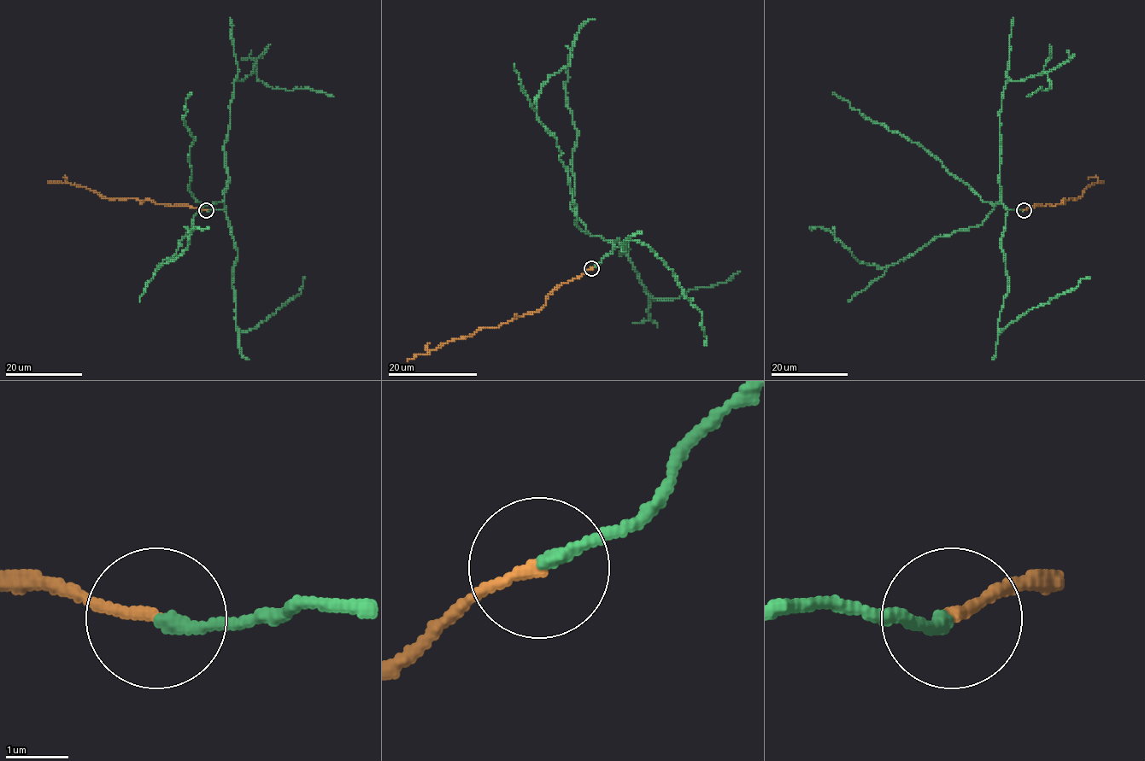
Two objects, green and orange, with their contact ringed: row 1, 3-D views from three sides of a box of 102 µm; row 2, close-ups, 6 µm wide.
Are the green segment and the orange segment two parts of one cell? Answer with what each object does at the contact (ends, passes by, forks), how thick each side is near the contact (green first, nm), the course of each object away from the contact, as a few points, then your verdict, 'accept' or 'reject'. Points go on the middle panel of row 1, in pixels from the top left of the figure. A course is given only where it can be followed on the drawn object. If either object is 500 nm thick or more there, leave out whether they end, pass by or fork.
green ends; orange ends; calibres 220 and 170 nm; course green (590, 269), (613, 245), (576, 224), (567, 168), (539, 121), (536, 98), (570, 62), (578, 30), (595, 19); course orange (590, 269), (559, 284), (537, 311), (517, 316), (497, 327), (480, 328), (469, 336), (407, 360); accept

